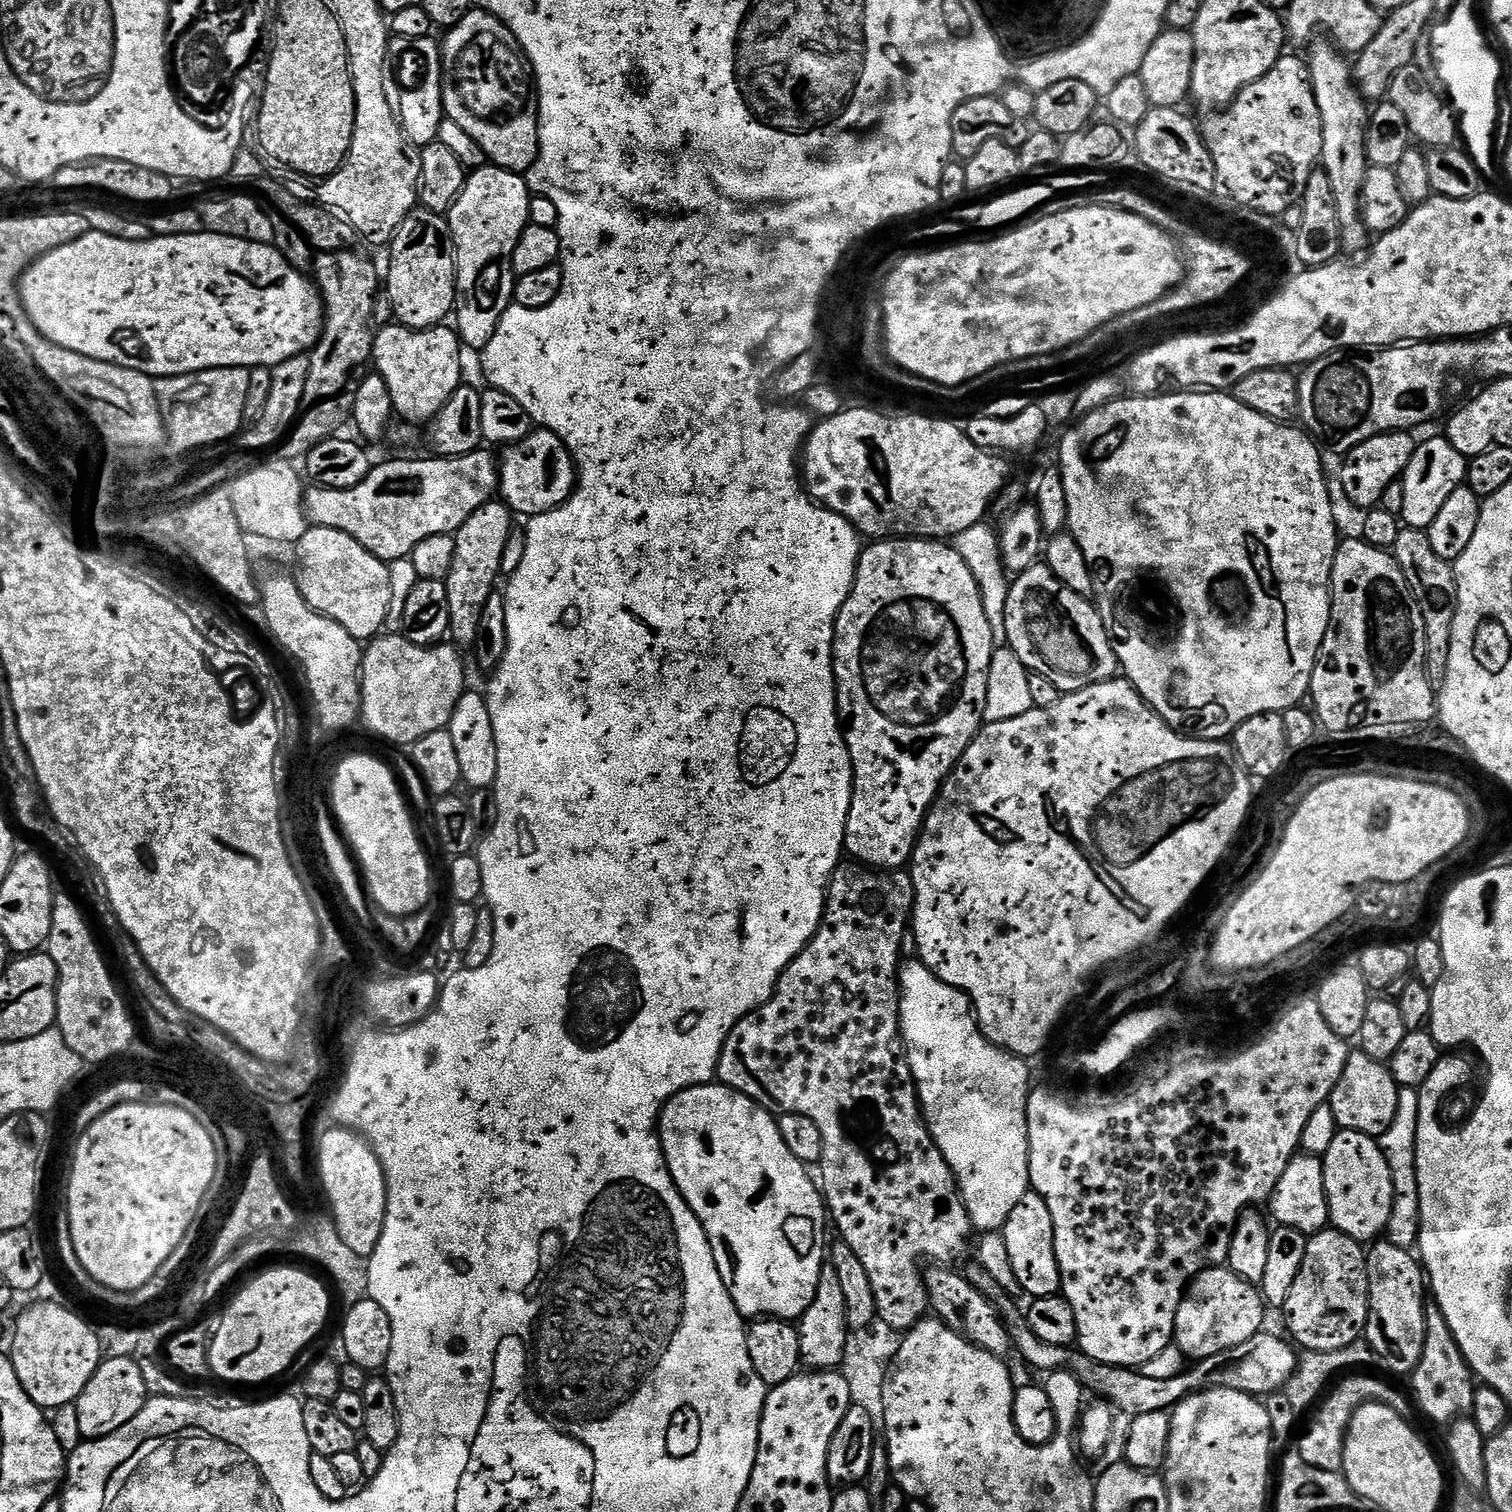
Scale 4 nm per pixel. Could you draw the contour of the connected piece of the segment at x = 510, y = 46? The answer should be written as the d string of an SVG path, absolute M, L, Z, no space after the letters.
M473 10L466 14L466 18L462 18L462 22L458 22L453 28L447 29L448 36L442 40L442 91L444 93L444 114L447 119L458 122L458 126L462 126L462 130L466 130L466 134L470 134L470 138L474 138L474 142L478 142L478 146L482 146L485 157L495 167L505 168L511 172L519 172L526 174L534 166L534 162L540 153L540 101L534 83L534 77L530 71L530 65L524 55L524 51L520 48L520 43L514 38L514 34L507 28L496 16L492 16L483 10Z

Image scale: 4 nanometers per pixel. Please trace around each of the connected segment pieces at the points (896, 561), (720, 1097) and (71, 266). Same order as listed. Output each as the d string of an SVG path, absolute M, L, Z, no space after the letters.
M889 538L872 544L863 549L860 554L860 561L856 567L856 581L852 584L850 594L842 606L842 610L836 619L836 629L834 630L834 642L832 643L832 669L836 675L836 711L840 714L840 723L844 730L844 741L848 747L848 753L852 759L852 801L850 802L850 814L846 822L844 831L844 852L853 861L866 864L873 870L900 870L912 859L912 852L916 849L917 839L923 829L924 819L928 817L929 811L939 793L941 784L948 779L948 773L955 768L956 763L962 758L962 754L970 746L970 742L979 734L984 721L984 711L986 710L986 682L990 682L990 658L994 651L994 641L990 622L986 622L986 610L982 610L982 594L978 582L974 582L974 574L970 574L970 566L958 554L951 543L941 542L936 538Z
M713 1082L698 1084L695 1088L688 1088L685 1092L679 1092L677 1096L673 1096L665 1104L664 1111L660 1114L658 1135L668 1169L672 1175L672 1181L676 1184L678 1191L683 1194L690 1210L702 1222L712 1247L714 1262L718 1266L718 1274L722 1274L722 1282L726 1282L726 1290L730 1290L730 1298L734 1298L736 1308L740 1311L741 1316L745 1318L775 1318L796 1322L803 1316L805 1310L810 1306L810 1302L814 1302L820 1270L826 1264L826 1244L824 1248L826 1201L814 1176L814 1181L812 1181L812 1176L808 1173L811 1171L802 1162L798 1162L798 1158L794 1158L794 1154L790 1154L786 1142L782 1142L782 1134L778 1134L776 1121L777 1117L769 1109L763 1108L758 1102L754 1102L750 1098L746 1098L746 1094L728 1088L725 1084Z
M89 230L85 236L74 242L66 242L46 255L33 260L18 277L20 304L33 328L41 337L49 340L53 346L65 348L68 352L82 354L86 358L94 358L98 362L110 362L120 368L138 370L153 378L162 376L190 375L212 368L276 368L295 356L311 353L324 332L324 299L321 296L300 296L308 276L300 280L304 272L286 262L283 254L272 244L259 244L243 240L237 236L223 236L221 232L207 230L198 234L185 236L153 236L150 240L127 240L114 238L110 234L102 234Z

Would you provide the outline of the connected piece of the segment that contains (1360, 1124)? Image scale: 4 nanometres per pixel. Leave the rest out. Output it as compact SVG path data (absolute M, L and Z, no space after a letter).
M1359 1050L1349 1051L1346 1070L1342 1070L1342 1078L1338 1078L1338 1086L1334 1086L1330 1101L1337 1129L1361 1132L1373 1138L1386 1134L1398 1110L1400 1090L1400 1085L1392 1076L1391 1067L1385 1061L1370 1058L1370 1054Z

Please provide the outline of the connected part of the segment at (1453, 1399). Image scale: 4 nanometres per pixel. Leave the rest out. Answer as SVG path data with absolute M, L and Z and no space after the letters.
M1436 1303L1426 1304L1425 1322L1425 1345L1422 1346L1421 1360L1410 1375L1413 1392L1411 1395L1414 1397L1414 1404L1417 1404L1434 1423L1448 1426L1465 1414L1471 1413L1477 1385L1474 1383L1472 1370L1454 1338L1454 1330L1450 1330L1450 1322L1446 1322Z

